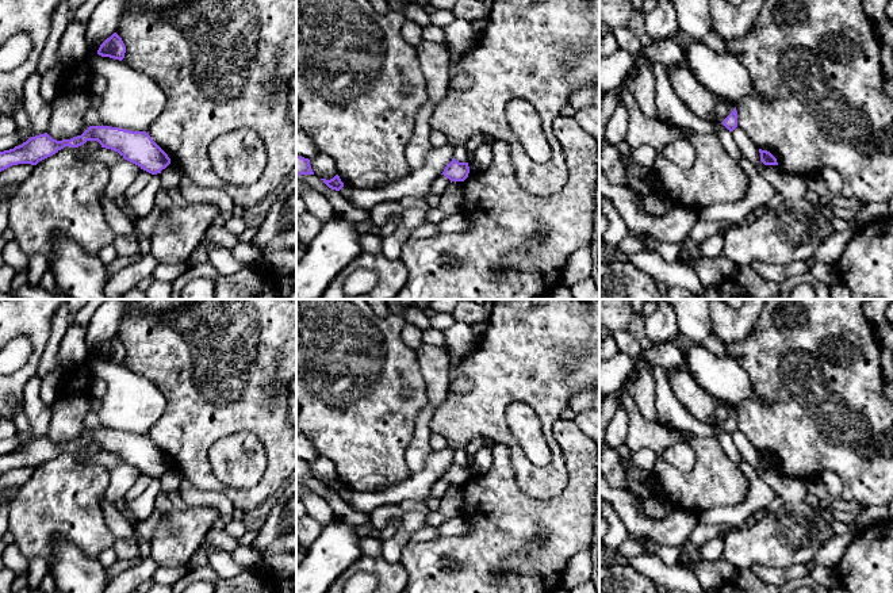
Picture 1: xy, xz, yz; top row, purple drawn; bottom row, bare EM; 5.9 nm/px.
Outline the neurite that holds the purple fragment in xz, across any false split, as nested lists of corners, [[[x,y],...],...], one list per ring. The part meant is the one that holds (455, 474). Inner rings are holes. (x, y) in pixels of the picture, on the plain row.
[[[453,460],[441,478],[448,481],[452,486],[452,485],[464,485],[468,481],[468,477],[470,477],[468,466],[459,466]]]

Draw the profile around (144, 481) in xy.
[[[141,473],[135,483],[130,487],[130,490],[126,493],[123,501],[129,505],[134,502],[150,485],[152,477]]]

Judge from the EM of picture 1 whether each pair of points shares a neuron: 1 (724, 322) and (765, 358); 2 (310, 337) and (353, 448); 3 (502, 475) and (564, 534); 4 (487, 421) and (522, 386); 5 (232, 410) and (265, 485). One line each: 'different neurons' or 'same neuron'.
1: different neurons
2: same neuron
3: same neuron
4: same neuron
5: same neuron

